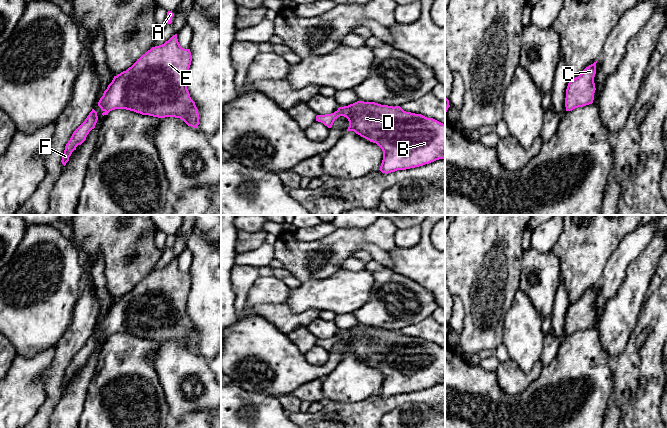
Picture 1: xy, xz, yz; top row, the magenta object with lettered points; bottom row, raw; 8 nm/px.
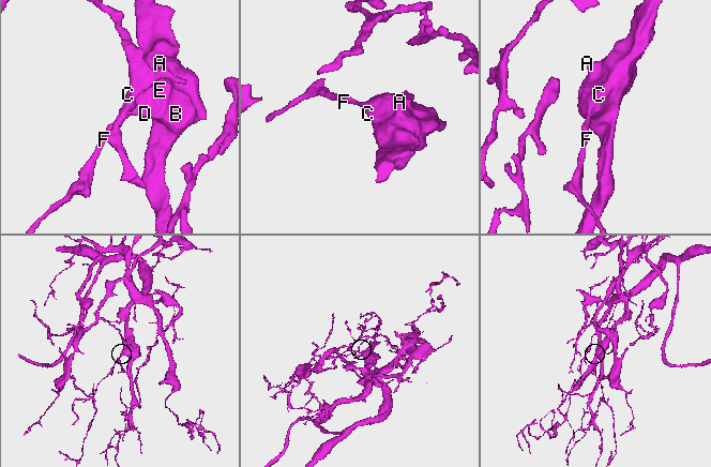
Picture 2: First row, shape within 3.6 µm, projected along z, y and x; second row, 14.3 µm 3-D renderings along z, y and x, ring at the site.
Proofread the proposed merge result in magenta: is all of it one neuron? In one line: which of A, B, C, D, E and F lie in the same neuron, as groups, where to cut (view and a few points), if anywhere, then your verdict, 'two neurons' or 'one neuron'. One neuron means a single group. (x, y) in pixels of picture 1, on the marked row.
A B C D E F; no cut; one neuron

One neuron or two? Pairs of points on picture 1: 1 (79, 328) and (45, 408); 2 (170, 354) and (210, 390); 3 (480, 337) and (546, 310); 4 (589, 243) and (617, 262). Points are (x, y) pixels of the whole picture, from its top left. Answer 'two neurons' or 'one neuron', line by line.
1: one neuron
2: one neuron
3: two neurons
4: two neurons

